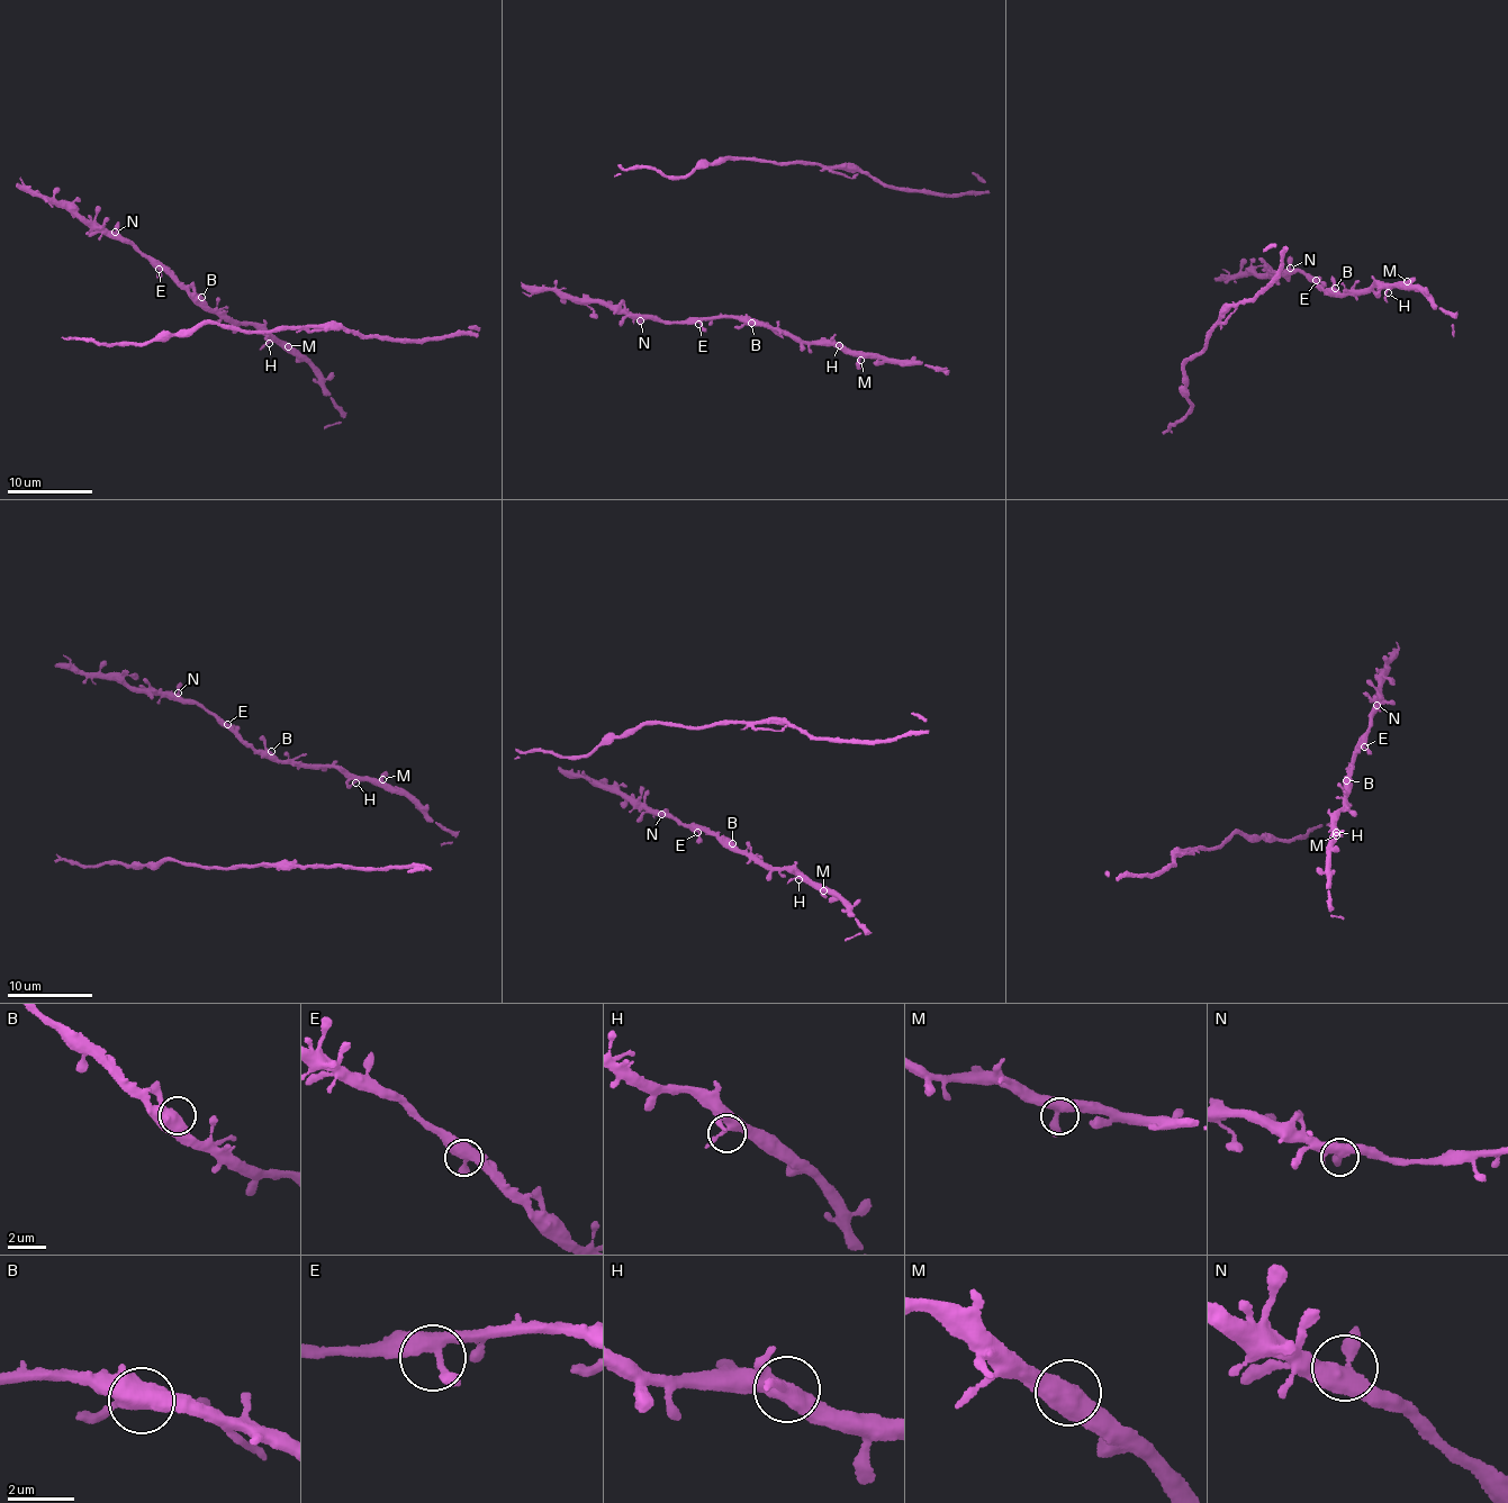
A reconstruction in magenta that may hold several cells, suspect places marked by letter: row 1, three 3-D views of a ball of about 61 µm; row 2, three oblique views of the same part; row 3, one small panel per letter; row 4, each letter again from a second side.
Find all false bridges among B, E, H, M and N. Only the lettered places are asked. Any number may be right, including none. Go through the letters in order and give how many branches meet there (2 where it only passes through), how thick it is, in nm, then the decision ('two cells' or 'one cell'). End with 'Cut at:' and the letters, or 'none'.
B: branches 3; calibre 440 nm; one cell
E: branches 3; calibre 380 nm; one cell
H: branches 3; calibre 320 nm; one cell
M: branches 2; calibre 500 nm; one cell
N: branches 2; calibre 480 nm; one cell
Cut at: none

